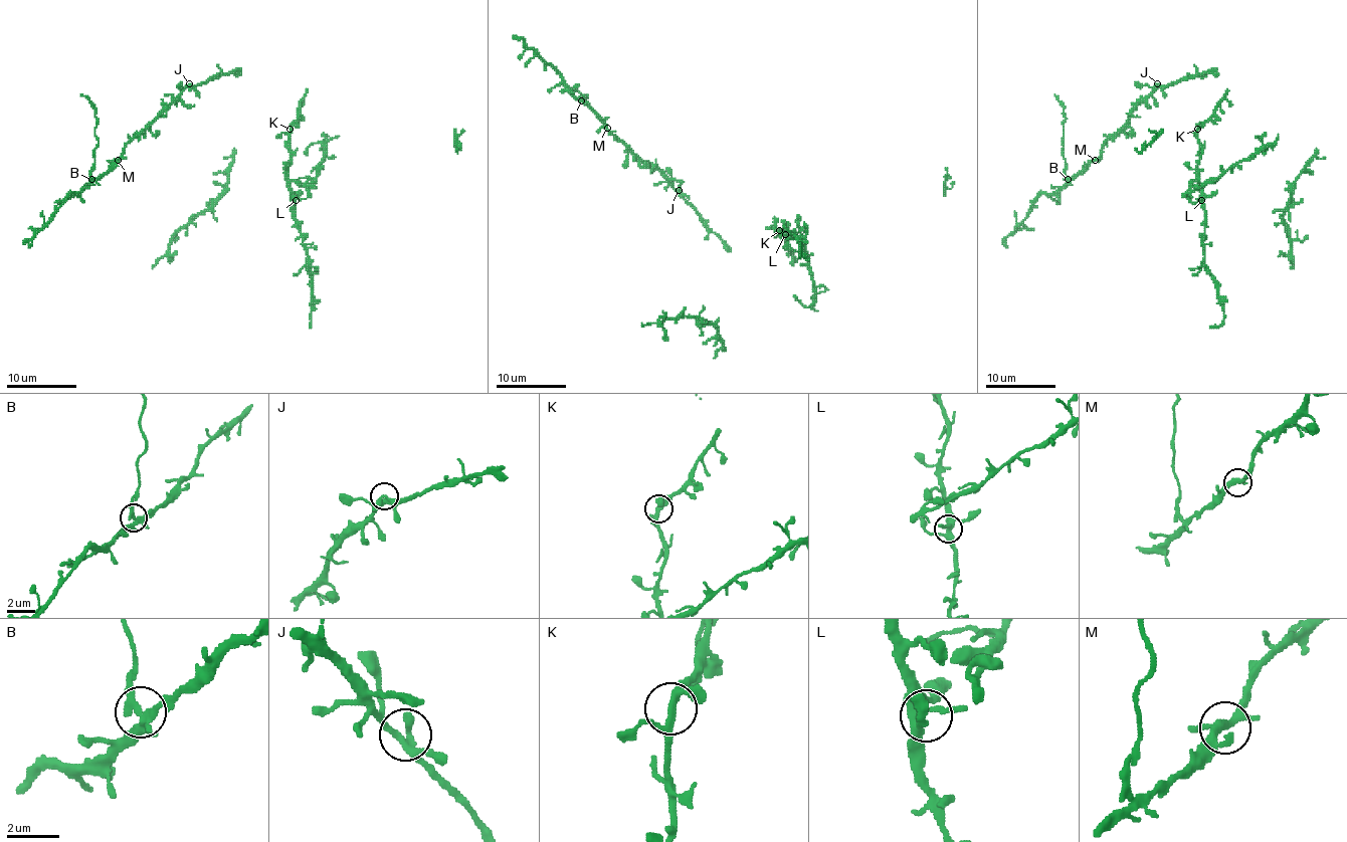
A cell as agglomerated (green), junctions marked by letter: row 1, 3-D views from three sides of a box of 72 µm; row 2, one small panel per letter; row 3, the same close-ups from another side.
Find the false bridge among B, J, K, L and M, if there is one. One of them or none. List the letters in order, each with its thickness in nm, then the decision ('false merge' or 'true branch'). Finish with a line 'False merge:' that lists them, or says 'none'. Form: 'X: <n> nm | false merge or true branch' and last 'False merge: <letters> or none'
B: 280 nm | false merge
J: 280 nm | true branch
K: 260 nm | true branch
L: 360 nm | true branch
M: 260 nm | true branch
False merge: B

